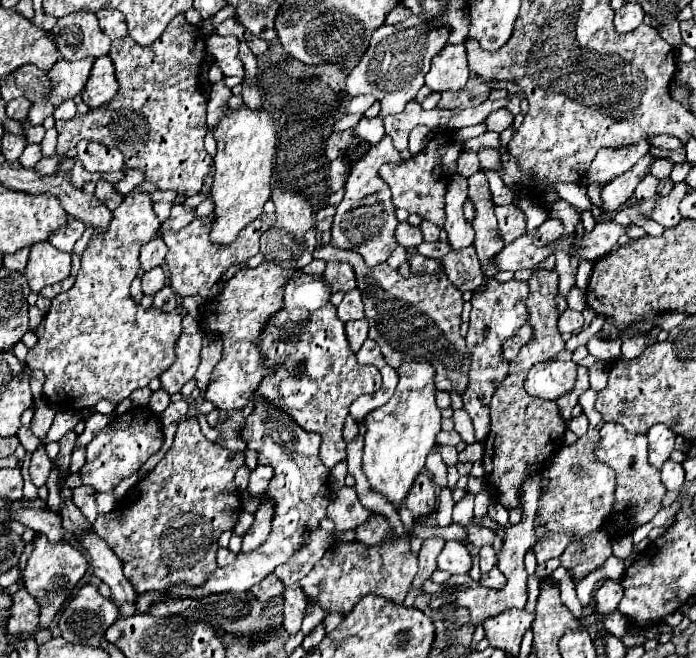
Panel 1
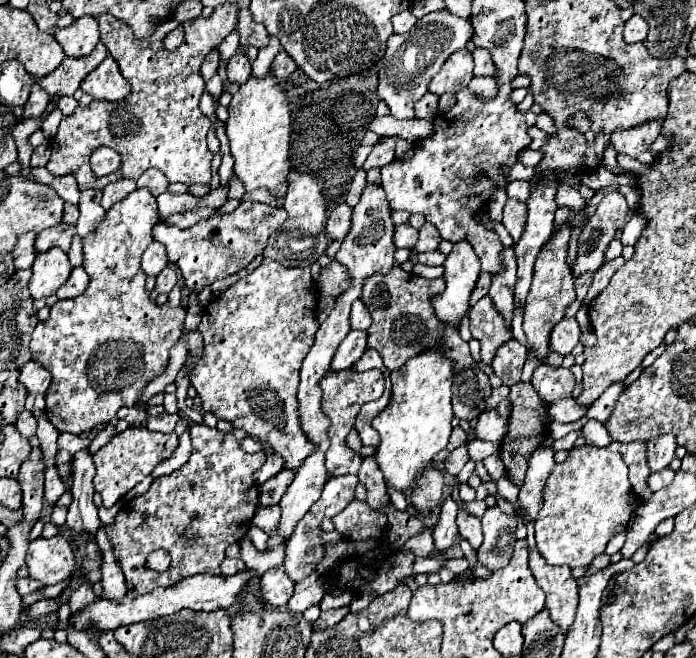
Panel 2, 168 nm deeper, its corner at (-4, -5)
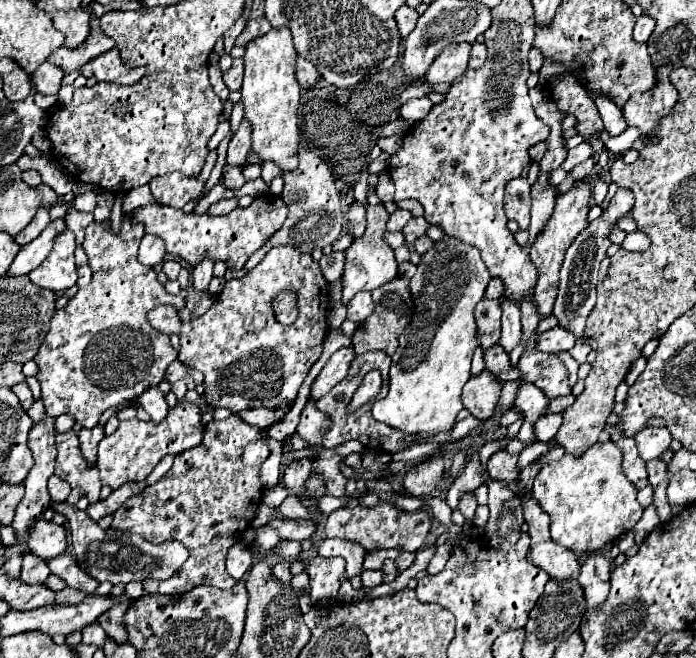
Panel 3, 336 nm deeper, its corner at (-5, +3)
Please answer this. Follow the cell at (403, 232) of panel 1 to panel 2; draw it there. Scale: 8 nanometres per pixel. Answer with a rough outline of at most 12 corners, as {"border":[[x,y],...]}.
{"border":[[408,222],[394,228],[396,248],[414,248],[418,230]]}

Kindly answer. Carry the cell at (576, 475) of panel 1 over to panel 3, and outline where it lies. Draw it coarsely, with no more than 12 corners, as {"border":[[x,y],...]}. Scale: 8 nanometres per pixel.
{"border":[[611,440],[539,470],[551,538],[599,552],[641,518]]}

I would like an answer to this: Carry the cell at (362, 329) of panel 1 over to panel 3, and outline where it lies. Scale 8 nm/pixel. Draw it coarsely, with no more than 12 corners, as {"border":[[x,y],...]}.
{"border":[[351,346],[337,350],[315,378],[311,396],[319,400],[347,376],[355,358]]}

